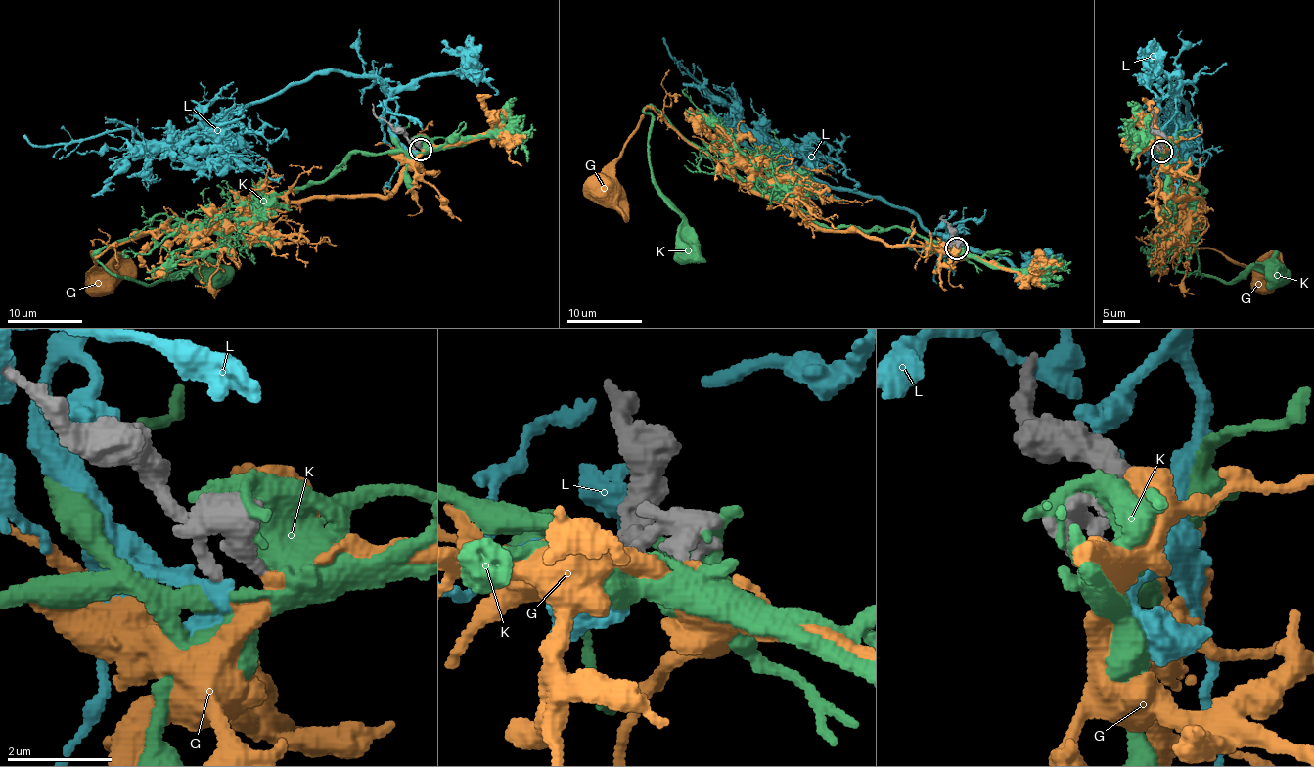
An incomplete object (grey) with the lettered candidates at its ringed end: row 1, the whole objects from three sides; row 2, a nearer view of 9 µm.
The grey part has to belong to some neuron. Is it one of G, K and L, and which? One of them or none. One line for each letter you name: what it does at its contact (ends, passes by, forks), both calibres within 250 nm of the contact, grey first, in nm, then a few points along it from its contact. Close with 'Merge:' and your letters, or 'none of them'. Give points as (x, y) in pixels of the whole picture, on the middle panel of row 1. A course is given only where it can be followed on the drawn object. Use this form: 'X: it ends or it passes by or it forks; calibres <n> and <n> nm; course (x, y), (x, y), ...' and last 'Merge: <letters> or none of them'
G: it passes by; calibres 360 and 380 nm; course (956, 248), (884, 246), (858, 233), (814, 227), (751, 193), (651, 109), (605, 187)
Merge: G

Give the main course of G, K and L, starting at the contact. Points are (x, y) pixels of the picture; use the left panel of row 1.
G: (420, 150), (385, 196), (310, 196), (194, 229), (153, 229), (95, 257), (93, 251), (105, 284)
K: (421, 148), (349, 153), (323, 181), (203, 225), (150, 229), (95, 257), (149, 285), (188, 269), (234, 274)
L: (415, 150), (389, 126), (396, 101), (382, 83), (339, 70), (161, 143), (131, 128), (46, 146), (22, 135)

